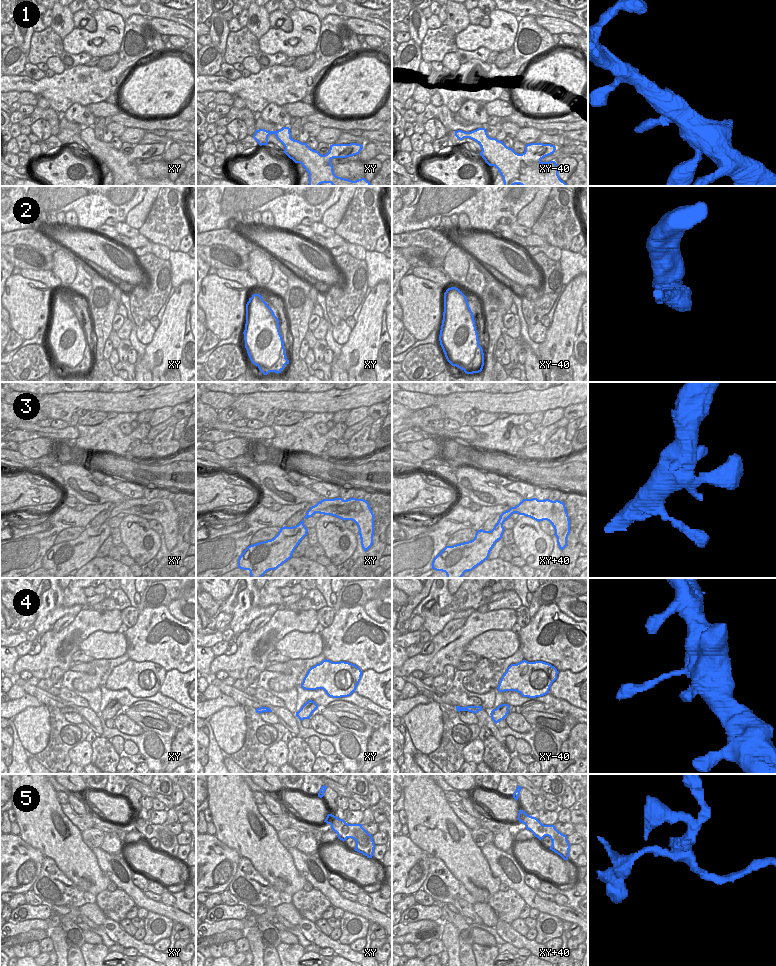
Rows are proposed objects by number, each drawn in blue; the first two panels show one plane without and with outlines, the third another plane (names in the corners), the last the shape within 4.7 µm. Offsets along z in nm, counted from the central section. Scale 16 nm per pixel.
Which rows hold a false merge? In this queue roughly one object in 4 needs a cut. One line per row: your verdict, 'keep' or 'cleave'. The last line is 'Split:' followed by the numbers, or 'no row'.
1: keep
2: cleave
3: keep
4: cleave
5: cleave
Split: 2, 4, 5

